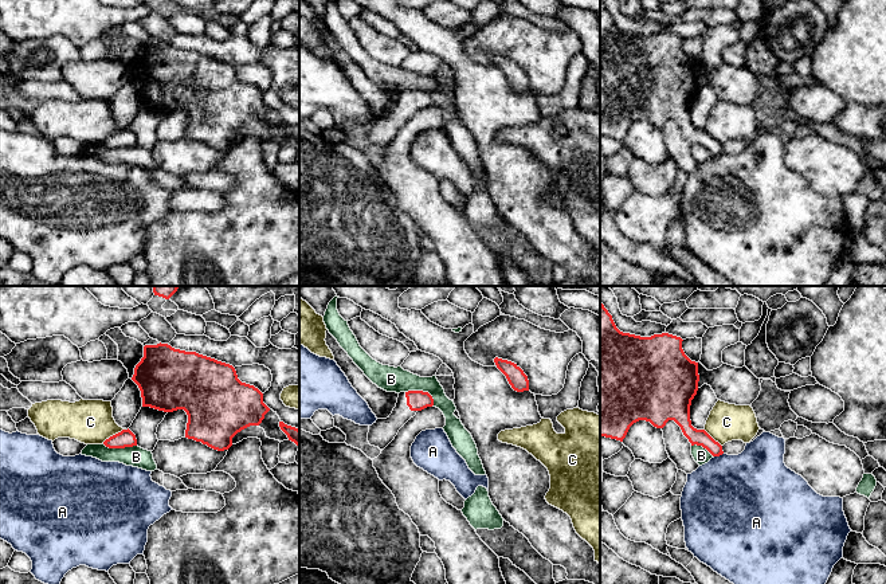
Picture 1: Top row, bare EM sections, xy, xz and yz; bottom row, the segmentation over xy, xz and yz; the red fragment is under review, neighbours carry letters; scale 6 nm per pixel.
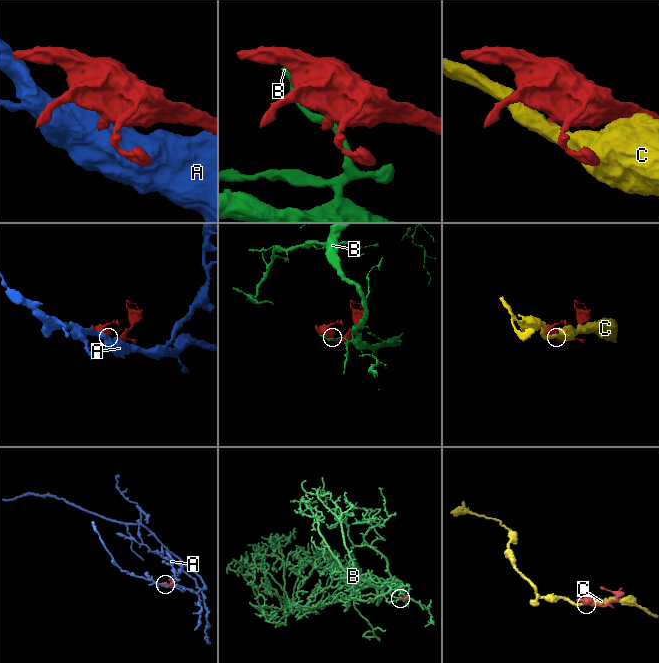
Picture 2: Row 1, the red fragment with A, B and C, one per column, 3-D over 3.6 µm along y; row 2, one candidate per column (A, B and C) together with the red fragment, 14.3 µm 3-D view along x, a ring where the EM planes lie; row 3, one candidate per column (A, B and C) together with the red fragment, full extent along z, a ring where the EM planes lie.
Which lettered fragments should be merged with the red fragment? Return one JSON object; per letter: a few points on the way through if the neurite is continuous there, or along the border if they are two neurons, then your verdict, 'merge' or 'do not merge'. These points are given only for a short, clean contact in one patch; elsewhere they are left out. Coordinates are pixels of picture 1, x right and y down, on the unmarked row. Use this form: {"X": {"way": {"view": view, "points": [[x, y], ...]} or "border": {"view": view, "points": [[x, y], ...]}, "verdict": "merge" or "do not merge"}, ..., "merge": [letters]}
{"A": {"verdict": "do not merge"}, "B": {"border": {"view": "xz", "points": [[406, 90], [426, 90], [434, 104]]}, "verdict": "do not merge"}, "C": {"border": {"view": "xy", "points": [[125, 128], [102, 141]]}, "verdict": "do not merge"}, "merge": []}

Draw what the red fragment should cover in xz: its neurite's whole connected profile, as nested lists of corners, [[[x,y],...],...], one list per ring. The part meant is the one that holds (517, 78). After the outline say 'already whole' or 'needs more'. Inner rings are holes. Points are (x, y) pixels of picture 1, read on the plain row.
[[[495,56],[497,67],[506,75],[511,87],[517,91],[529,90],[529,79],[524,70],[514,62]]]; already whole

